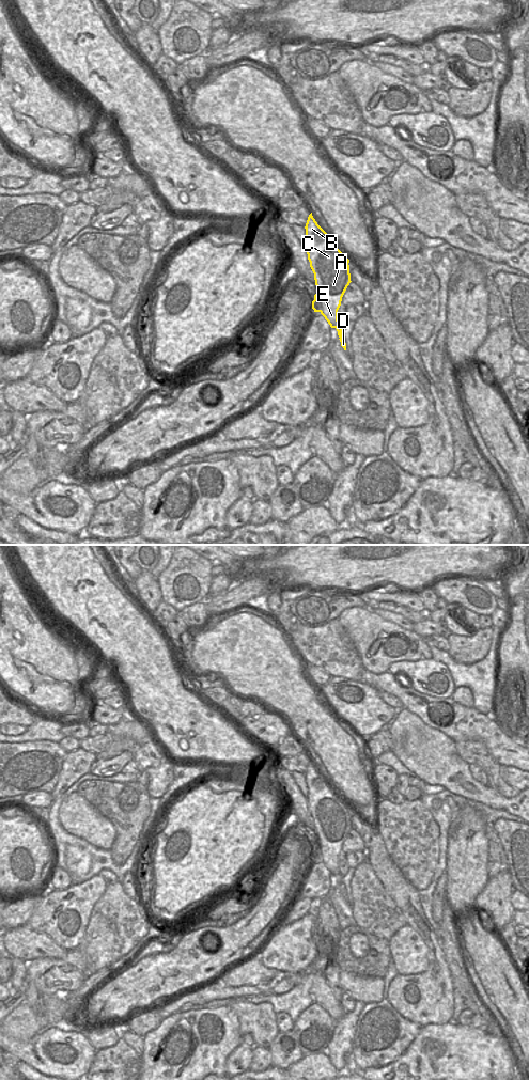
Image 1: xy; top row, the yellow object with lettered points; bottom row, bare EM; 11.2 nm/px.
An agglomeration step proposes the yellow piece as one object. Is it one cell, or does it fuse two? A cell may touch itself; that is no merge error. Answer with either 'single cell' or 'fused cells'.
single cell

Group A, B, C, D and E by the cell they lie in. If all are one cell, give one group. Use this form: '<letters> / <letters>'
A B C D E

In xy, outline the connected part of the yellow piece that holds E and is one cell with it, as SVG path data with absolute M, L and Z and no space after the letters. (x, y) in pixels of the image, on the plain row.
M309 762L306 770L308 807L314 820L316 841L312 848L314 859L320 859L331 875L338 878L341 893L346 897L343 876L338 867L342 844L349 832L349 807L334 793L327 780Z

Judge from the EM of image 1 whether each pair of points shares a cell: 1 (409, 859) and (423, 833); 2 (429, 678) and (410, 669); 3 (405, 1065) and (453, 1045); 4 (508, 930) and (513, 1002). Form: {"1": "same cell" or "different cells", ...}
{"1": "same cell", "2": "same cell", "3": "same cell", "4": "different cells"}

